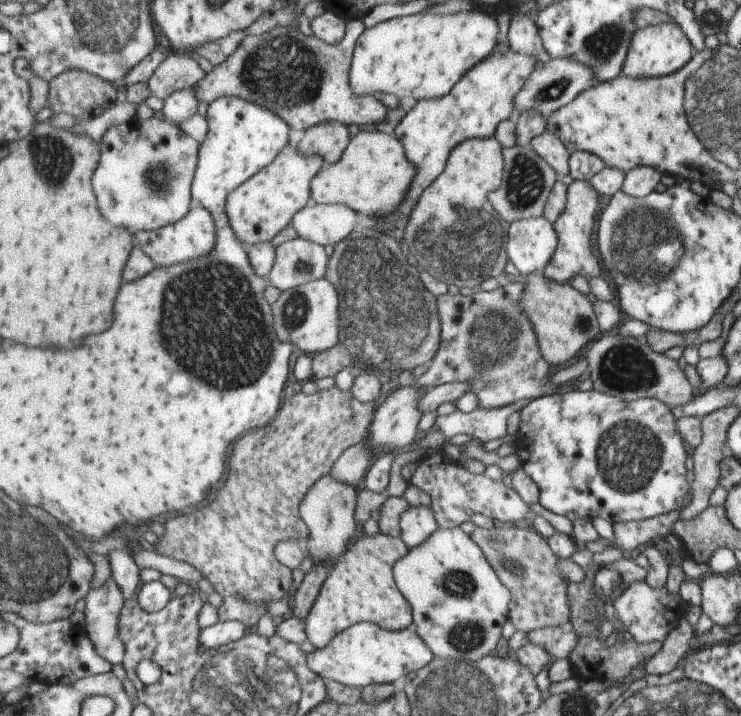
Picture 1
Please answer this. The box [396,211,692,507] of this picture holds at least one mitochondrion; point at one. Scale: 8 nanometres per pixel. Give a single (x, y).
(490, 337)

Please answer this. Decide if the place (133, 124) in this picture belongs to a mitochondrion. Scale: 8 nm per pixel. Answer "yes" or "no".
no

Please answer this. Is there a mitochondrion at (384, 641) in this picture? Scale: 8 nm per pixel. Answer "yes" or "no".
no

